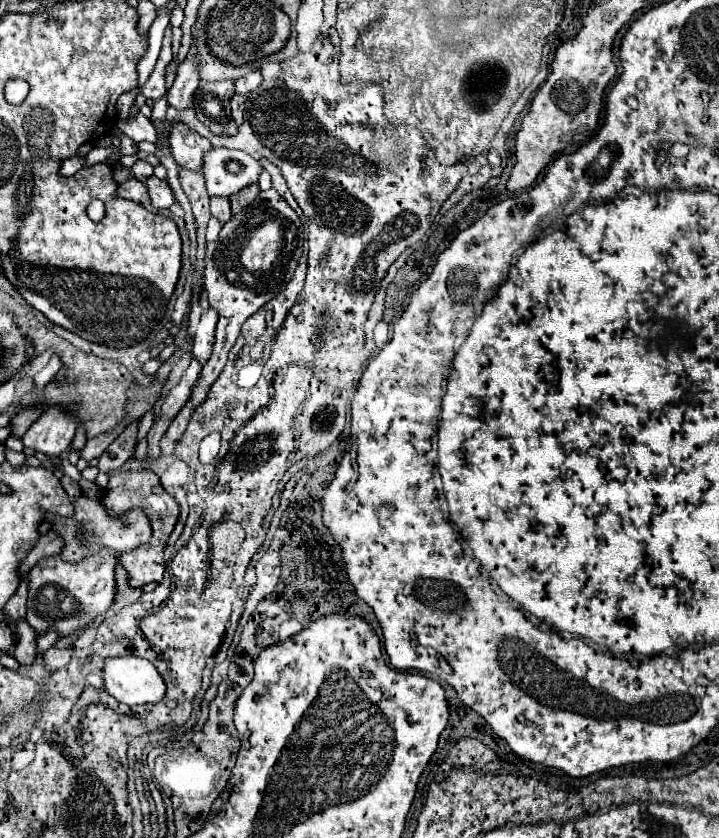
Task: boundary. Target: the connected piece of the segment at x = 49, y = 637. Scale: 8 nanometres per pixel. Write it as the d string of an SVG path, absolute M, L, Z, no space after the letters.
M49 629L49 631L41 633L36 636L37 651L39 651L39 653L47 651L49 647L53 647L53 645L55 645L55 641L57 641L57 639L59 639L59 633L57 633L55 629Z

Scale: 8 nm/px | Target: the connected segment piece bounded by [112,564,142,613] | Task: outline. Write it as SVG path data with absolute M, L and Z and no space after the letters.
M118 564L115 569L116 578L116 597L112 605L112 610L118 613L126 606L132 605L139 599L142 589L133 589L127 581L126 570L122 565Z

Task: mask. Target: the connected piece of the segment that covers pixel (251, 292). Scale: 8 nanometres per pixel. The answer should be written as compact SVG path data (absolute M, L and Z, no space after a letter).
M275 189L259 191L257 199L251 205L247 205L237 217L229 219L223 225L217 241L207 243L203 285L209 293L209 305L219 311L215 347L209 361L203 367L199 385L195 385L191 401L187 401L181 413L171 421L165 433L169 439L177 441L183 435L191 413L195 411L197 405L205 401L209 387L223 371L227 355L239 337L241 325L245 323L247 317L259 311L263 303L271 301L271 297L275 297L279 289L283 289L283 285L287 285L287 281L293 277L301 253L303 253L303 225L299 221L299 215Z

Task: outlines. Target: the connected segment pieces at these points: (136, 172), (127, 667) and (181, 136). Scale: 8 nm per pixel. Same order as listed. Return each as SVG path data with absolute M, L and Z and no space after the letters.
M141 159L131 167L131 171L133 171L133 177L135 177L137 181L145 181L147 177L153 175L153 167L151 167L147 161L141 161Z
M109 657L103 667L103 689L125 705L159 703L165 683L153 663L141 657Z
M173 123L169 129L169 145L171 155L179 167L201 171L203 167L203 153L211 149L207 137L201 137L197 131L189 129L185 123Z

